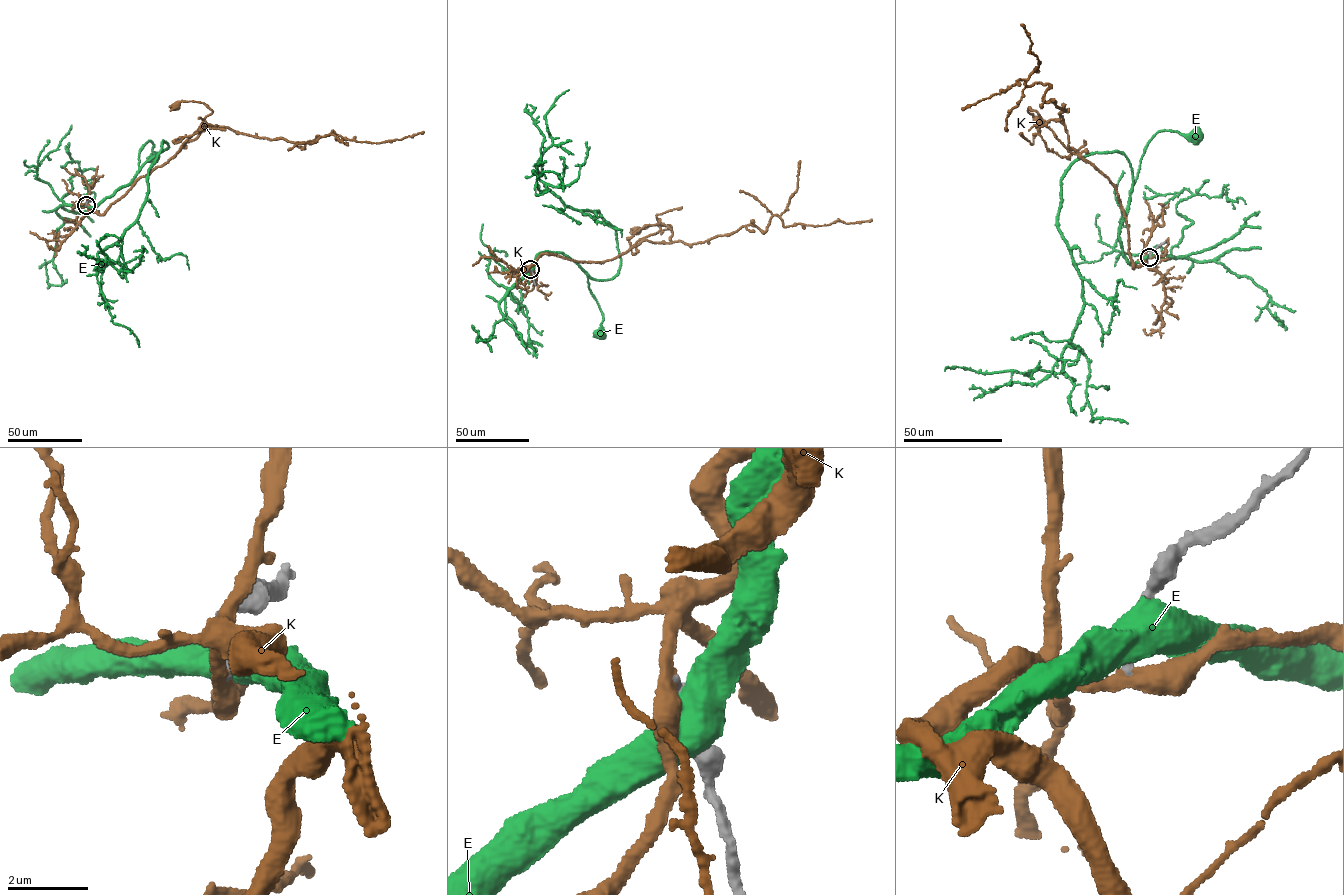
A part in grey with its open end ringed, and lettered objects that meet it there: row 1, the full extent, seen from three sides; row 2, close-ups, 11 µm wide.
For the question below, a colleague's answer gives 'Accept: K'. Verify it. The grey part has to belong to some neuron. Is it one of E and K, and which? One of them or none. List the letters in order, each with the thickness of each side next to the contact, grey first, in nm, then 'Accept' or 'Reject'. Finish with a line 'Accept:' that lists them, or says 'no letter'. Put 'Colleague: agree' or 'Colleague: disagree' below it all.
E: Thickness 320 nm (grey) against 750 nm. Reject
K: Thickness 240 nm (grey) against 360 nm. Reject
Accept: no letter
Colleague: disagree

